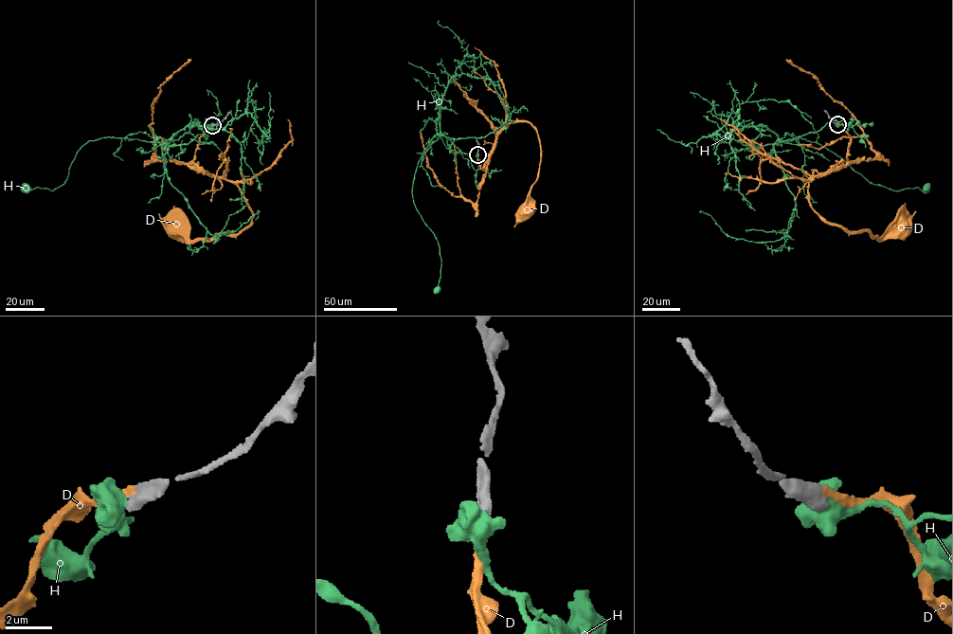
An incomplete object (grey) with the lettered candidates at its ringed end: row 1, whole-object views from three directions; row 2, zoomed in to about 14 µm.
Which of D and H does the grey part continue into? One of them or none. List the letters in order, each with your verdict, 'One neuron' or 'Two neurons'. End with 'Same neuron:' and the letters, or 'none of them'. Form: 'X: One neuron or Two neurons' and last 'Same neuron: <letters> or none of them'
D: One neuron
H: Two neurons
Same neuron: D

